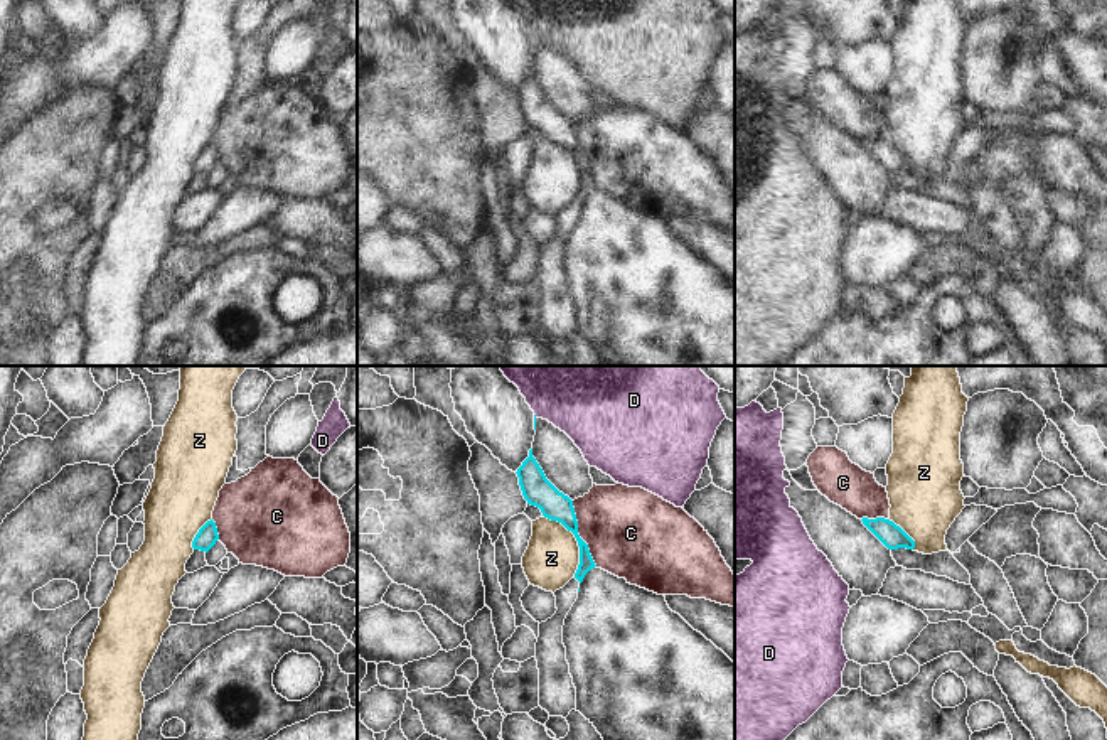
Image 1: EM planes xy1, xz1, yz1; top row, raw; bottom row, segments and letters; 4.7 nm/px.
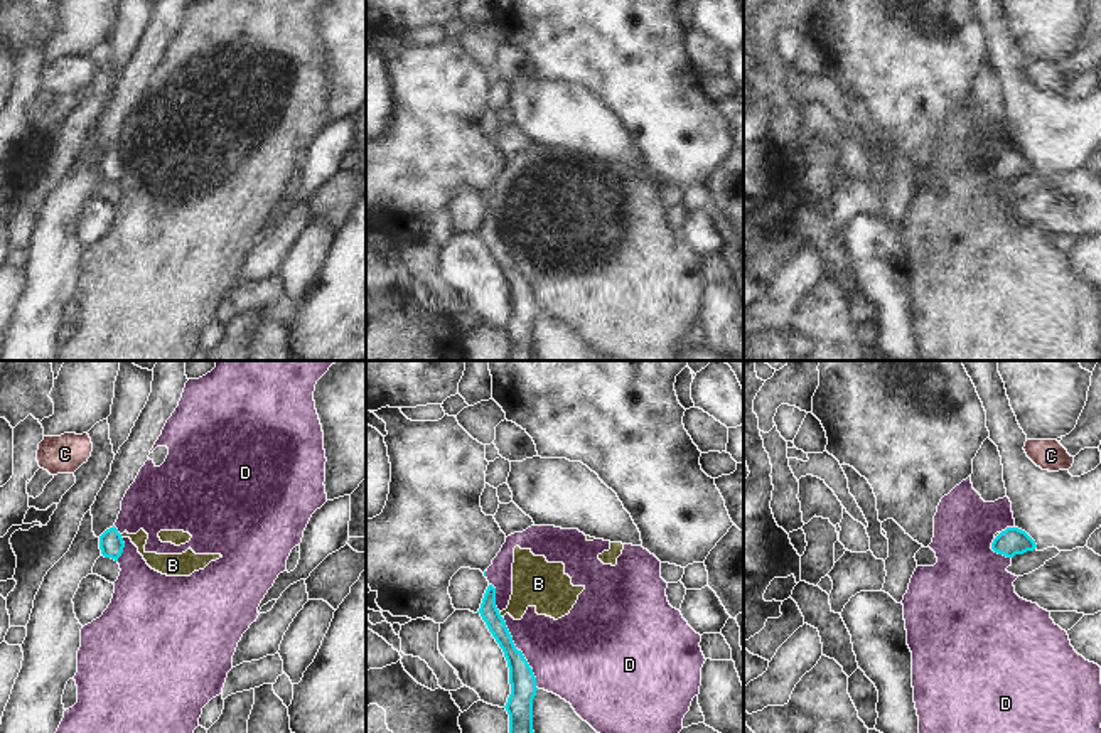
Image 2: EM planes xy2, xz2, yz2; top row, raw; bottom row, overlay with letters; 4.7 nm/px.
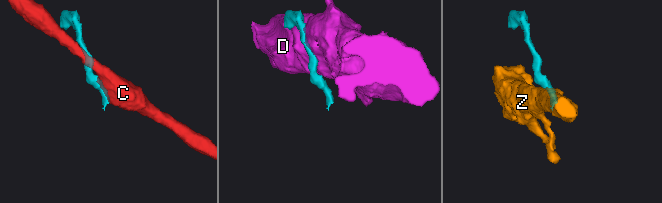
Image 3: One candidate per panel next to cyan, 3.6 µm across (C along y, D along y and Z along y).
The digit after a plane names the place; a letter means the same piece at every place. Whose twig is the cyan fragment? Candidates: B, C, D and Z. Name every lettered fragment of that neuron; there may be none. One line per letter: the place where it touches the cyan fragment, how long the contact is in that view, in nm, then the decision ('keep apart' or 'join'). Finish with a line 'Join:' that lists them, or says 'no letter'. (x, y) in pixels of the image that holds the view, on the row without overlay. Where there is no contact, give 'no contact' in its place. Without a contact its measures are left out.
B: meets cyan in xz2 at (499, 238); contact 50 nm long; keep apart
C: meets cyan in xz1 at (577, 155); contact 340 nm long; keep apart
D: meets cyan in xz2 at (521, 277); contact 380 nm long; keep apart
Z: meets cyan in xz1 at (577, 162); contact 340 nm long; keep apart
Join: no letter

